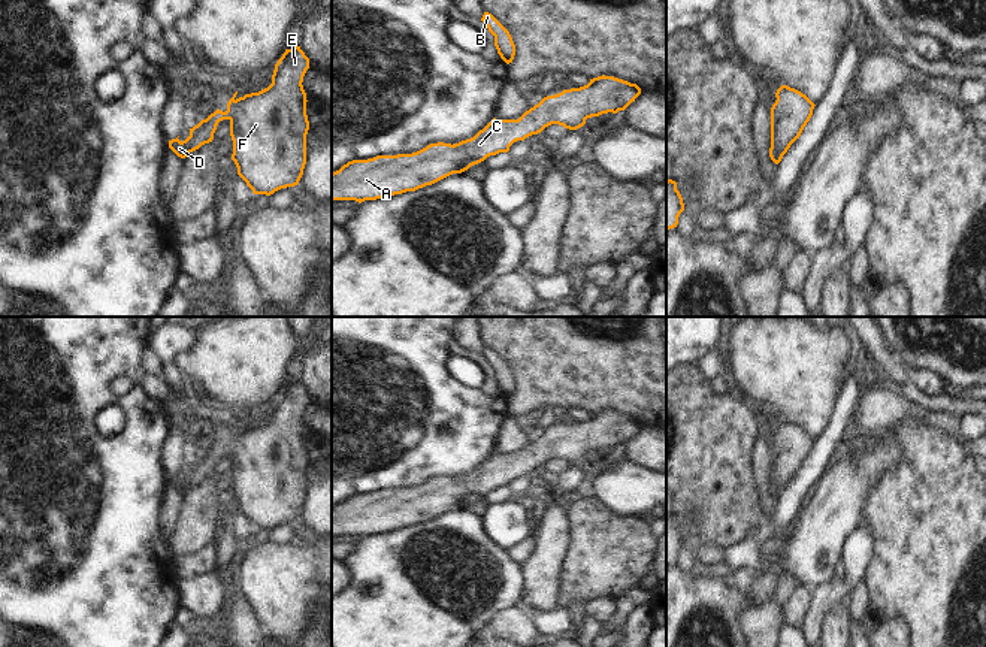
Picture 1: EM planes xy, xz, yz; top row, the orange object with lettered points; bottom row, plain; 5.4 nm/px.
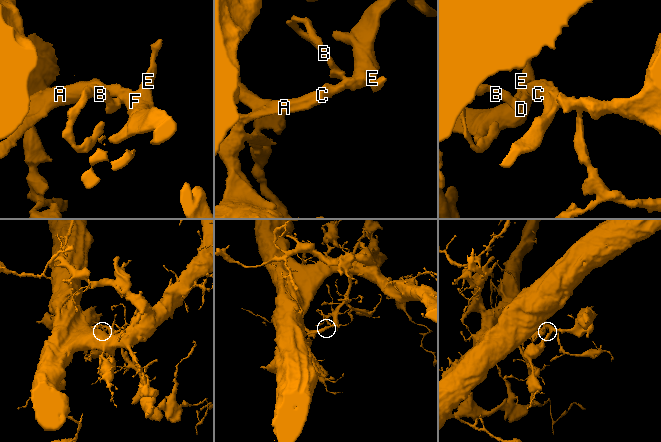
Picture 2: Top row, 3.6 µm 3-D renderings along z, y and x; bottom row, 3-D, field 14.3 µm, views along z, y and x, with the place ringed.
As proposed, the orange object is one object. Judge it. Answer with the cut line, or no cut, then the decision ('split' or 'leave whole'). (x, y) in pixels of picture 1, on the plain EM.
no cut; leave whole

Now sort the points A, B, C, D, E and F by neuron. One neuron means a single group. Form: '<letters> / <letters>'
A B C D E F

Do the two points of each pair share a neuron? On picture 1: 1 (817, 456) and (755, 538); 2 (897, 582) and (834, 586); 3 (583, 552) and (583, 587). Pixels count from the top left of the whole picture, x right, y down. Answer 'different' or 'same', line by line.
1: same
2: different
3: same

